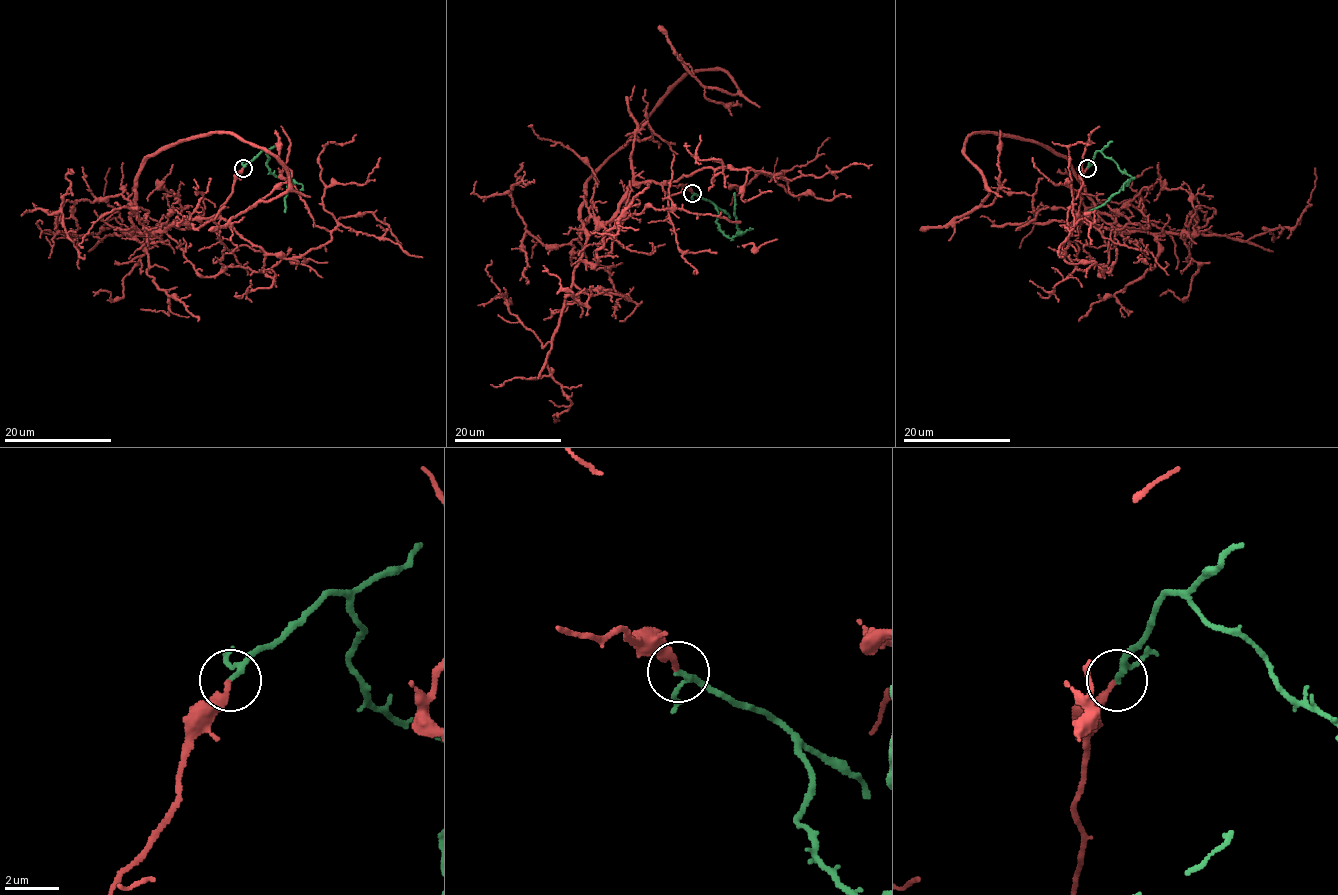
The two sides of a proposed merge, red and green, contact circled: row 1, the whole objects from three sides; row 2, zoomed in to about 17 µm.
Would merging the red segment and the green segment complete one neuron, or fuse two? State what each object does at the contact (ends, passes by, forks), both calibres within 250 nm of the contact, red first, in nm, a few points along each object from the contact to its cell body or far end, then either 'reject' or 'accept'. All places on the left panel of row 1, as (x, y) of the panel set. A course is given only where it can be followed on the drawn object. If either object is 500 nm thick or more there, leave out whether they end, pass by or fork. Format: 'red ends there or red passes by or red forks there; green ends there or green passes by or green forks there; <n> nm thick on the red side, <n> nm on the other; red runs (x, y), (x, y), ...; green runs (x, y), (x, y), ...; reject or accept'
red ends there; green passes by; 220 nm thick on the red side, 160 nm on the other; red runs (243, 168), (216, 215), (137, 218), (141, 165), (212, 133), (278, 195), (275, 130); green runs (243, 168), (265, 151), (269, 157), (266, 164), (269, 171), (287, 181), (285, 212); accept

